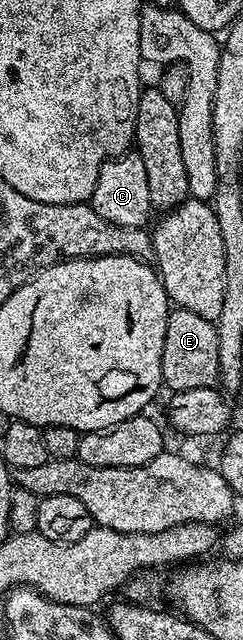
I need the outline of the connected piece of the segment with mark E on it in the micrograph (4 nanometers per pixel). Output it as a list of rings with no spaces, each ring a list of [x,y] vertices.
[[[184,307],[172,310],[165,325],[165,349],[161,357],[163,381],[168,392],[215,387],[219,378],[217,326],[212,320],[197,317]]]

